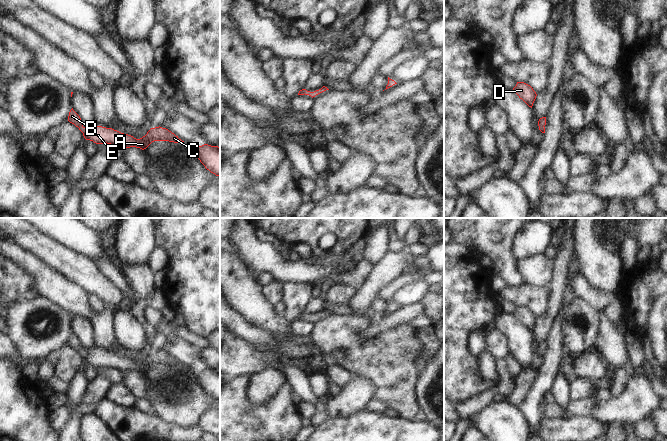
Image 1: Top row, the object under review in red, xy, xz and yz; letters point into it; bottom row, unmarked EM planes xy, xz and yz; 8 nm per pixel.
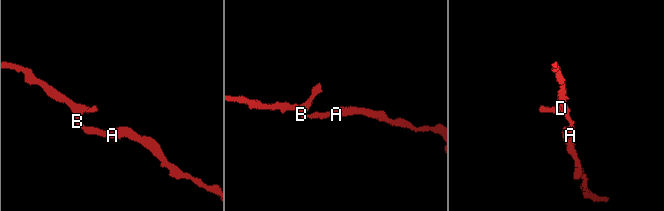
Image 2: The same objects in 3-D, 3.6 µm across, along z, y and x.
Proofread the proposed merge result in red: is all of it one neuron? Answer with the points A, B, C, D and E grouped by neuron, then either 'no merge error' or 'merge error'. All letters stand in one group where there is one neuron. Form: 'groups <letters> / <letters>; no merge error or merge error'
groups A B C D E; no merge error

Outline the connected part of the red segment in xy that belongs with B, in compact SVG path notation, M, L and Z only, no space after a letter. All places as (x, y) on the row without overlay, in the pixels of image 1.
M73 332L69 336L68 345L79 352L86 364L93 365L96 368L107 367L119 370L122 373L136 371L144 374L154 365L184 367L184 365L179 363L174 357L160 350L151 352L147 358L140 363L136 363L131 359L121 357L112 352L102 350L86 352L83 350L80 340L73 334Z

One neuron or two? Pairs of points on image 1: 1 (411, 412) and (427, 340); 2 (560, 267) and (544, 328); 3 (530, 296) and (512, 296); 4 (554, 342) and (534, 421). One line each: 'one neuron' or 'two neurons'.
1: two neurons
2: one neuron
3: one neuron
4: one neuron

